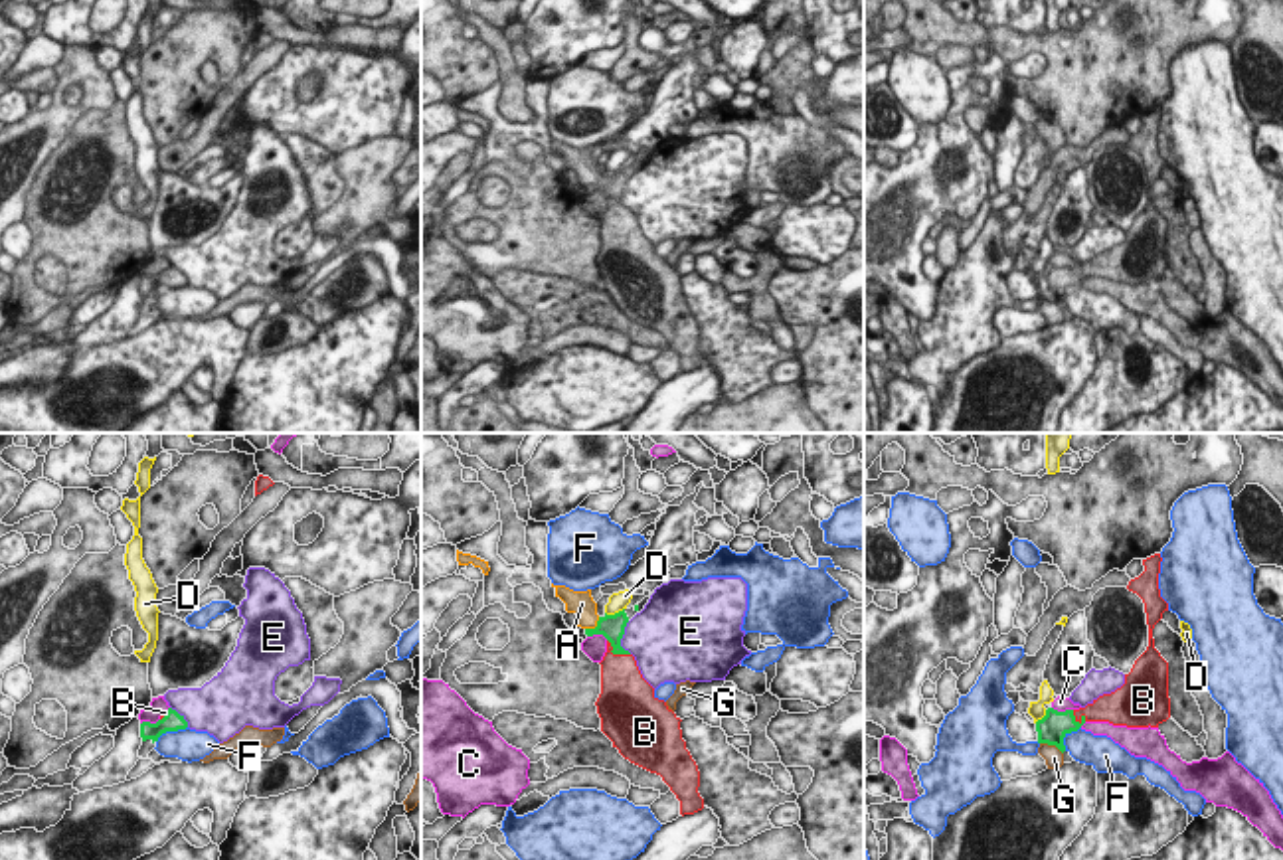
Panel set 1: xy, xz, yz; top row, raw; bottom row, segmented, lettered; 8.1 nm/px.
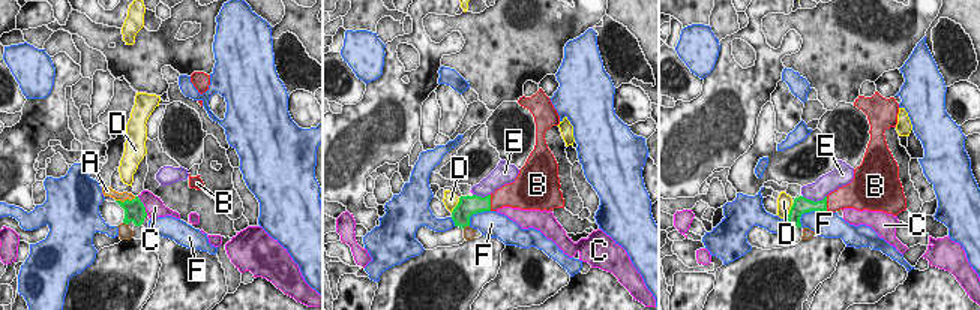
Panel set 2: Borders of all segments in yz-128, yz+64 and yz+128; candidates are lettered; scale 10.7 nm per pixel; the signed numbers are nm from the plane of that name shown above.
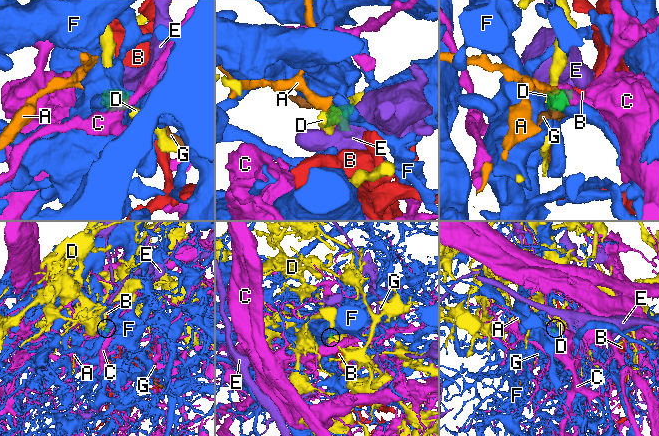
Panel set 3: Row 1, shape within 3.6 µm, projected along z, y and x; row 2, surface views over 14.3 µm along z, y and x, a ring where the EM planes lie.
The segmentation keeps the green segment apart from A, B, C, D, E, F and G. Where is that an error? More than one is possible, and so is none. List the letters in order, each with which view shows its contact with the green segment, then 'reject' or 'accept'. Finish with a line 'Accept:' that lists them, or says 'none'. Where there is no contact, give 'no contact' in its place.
A: xz | accept
B: xz | accept
C: yz | reject
D: xz | reject
E: xz | reject
F: xy | reject
G: yz | reject
Accept: A, B

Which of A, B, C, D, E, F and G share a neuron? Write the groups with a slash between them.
A B / C / D / E / F / G

